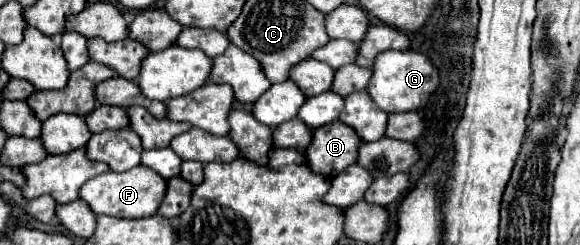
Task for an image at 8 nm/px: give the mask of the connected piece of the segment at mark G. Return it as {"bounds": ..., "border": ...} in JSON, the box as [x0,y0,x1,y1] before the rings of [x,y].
{"bounds":[368,50,440,114],"border":[[[390,50],[378,54],[374,64],[374,74],[368,84],[368,92],[378,108],[392,114],[392,112],[408,112],[424,108],[430,96],[436,92],[438,84],[440,84],[440,72],[426,54],[414,50],[404,50],[404,52]]]}

